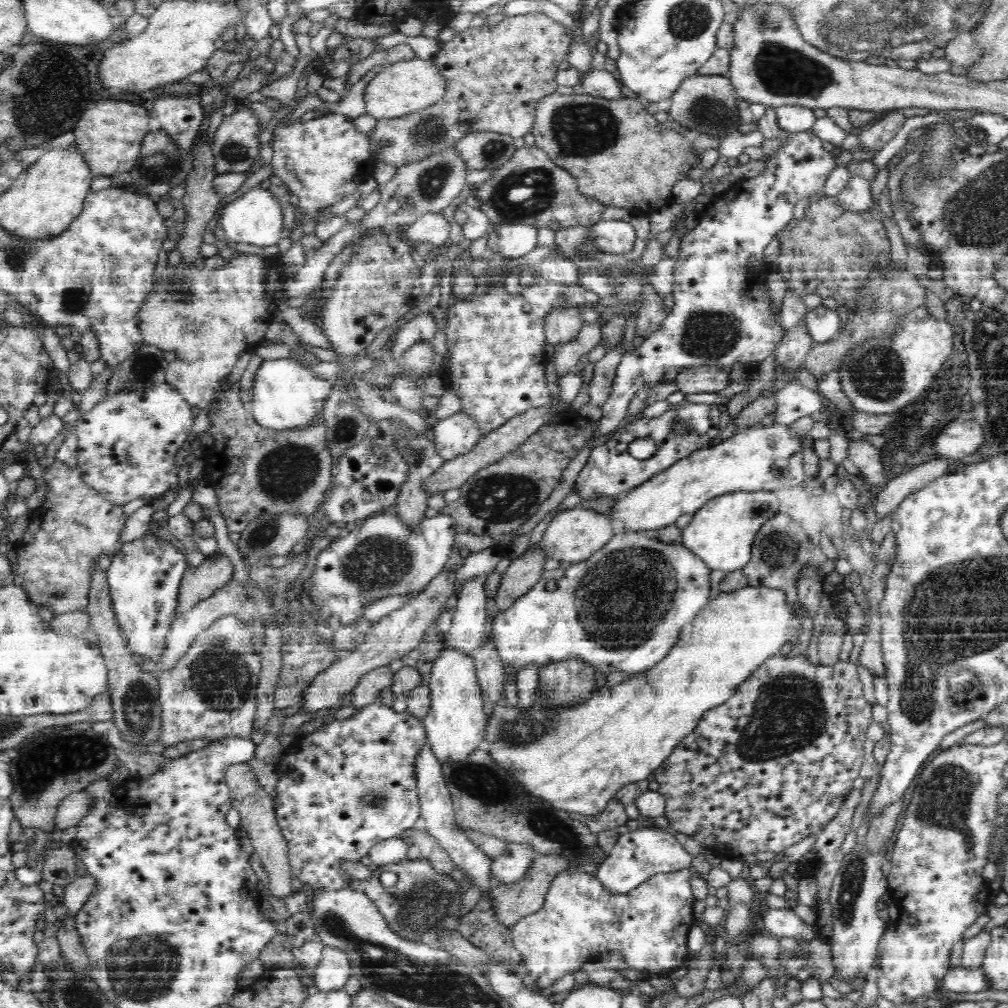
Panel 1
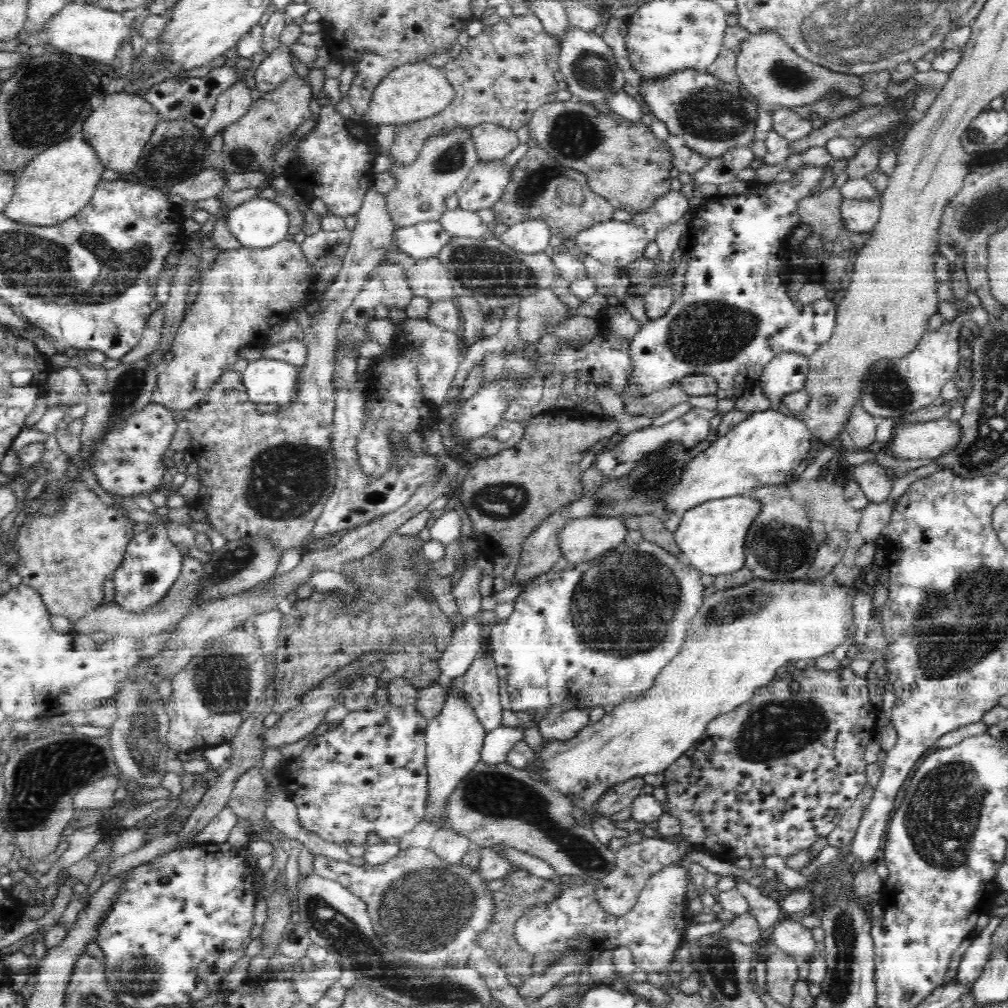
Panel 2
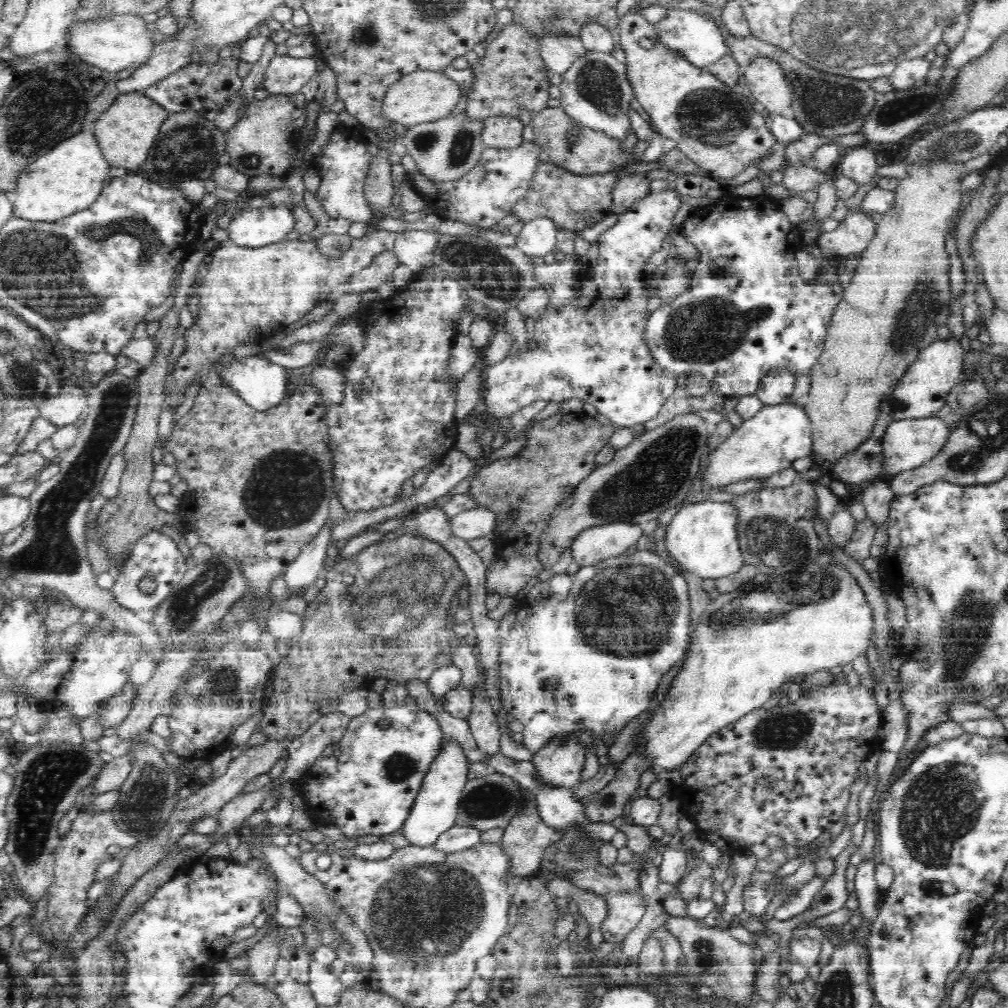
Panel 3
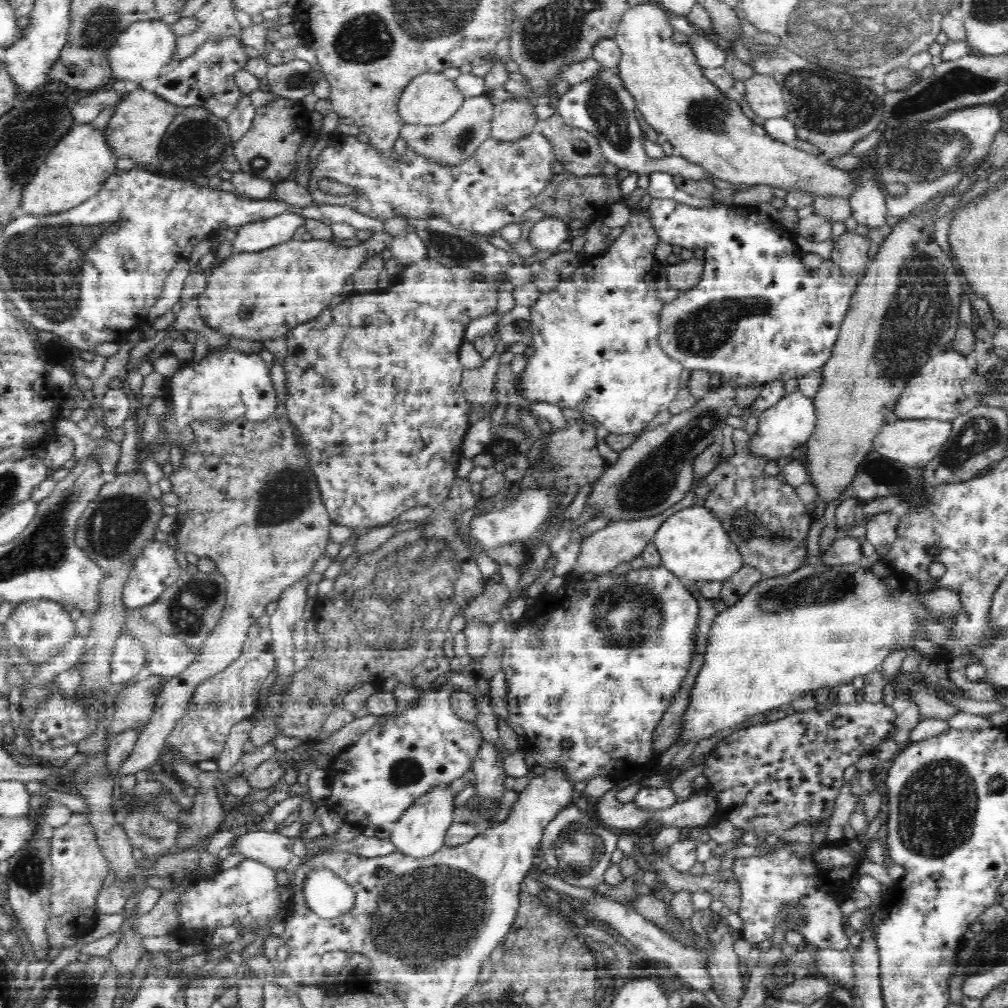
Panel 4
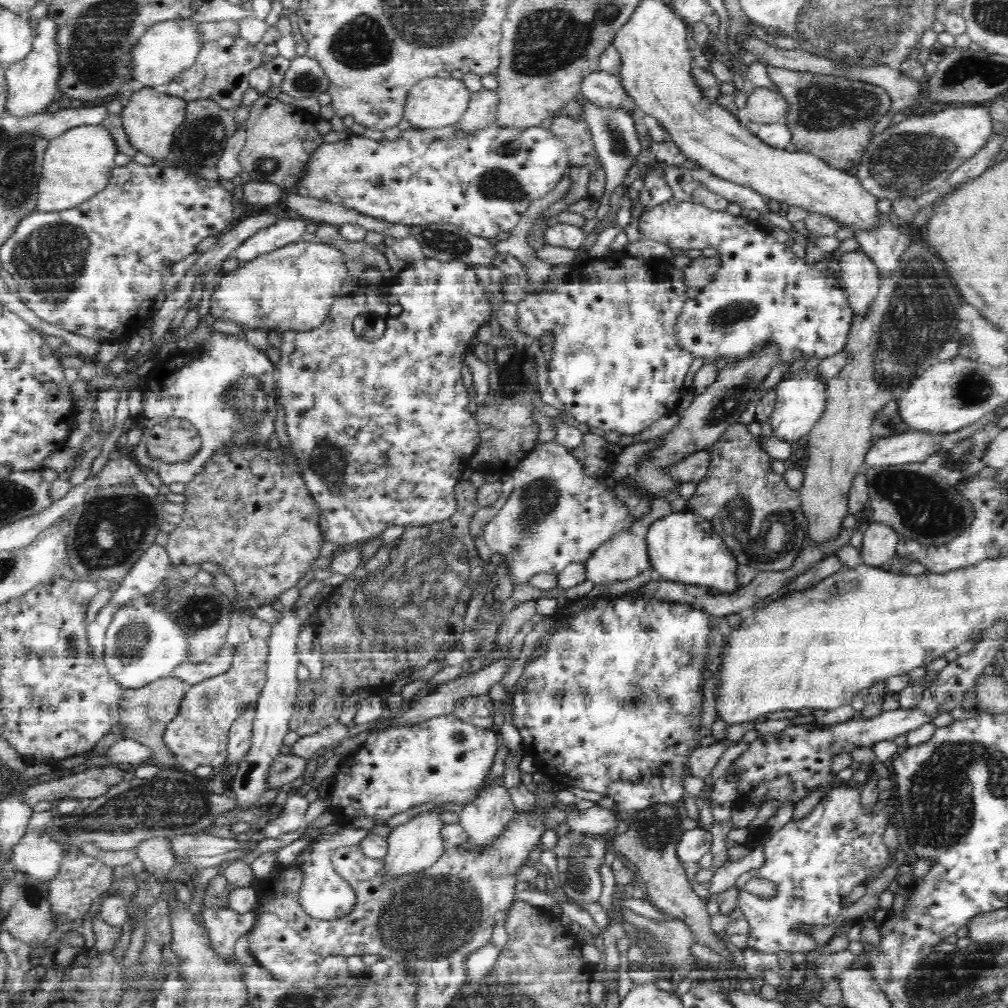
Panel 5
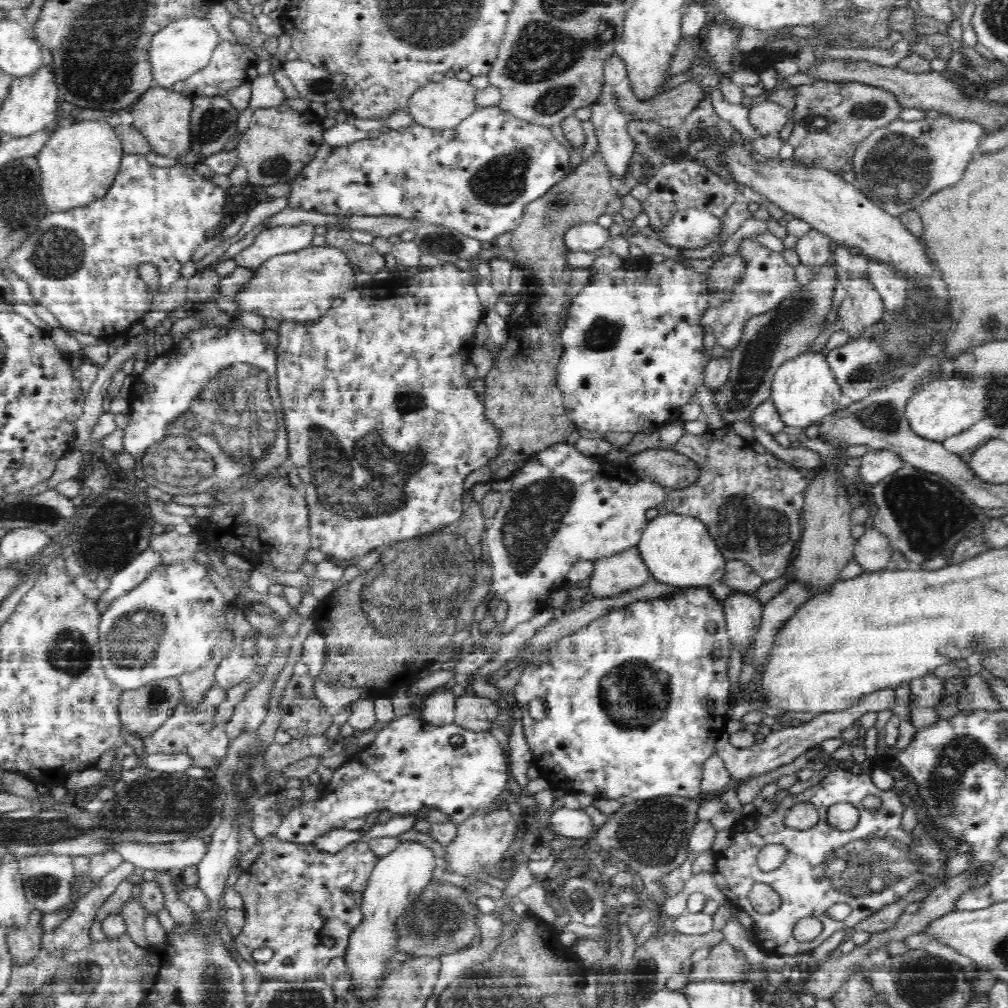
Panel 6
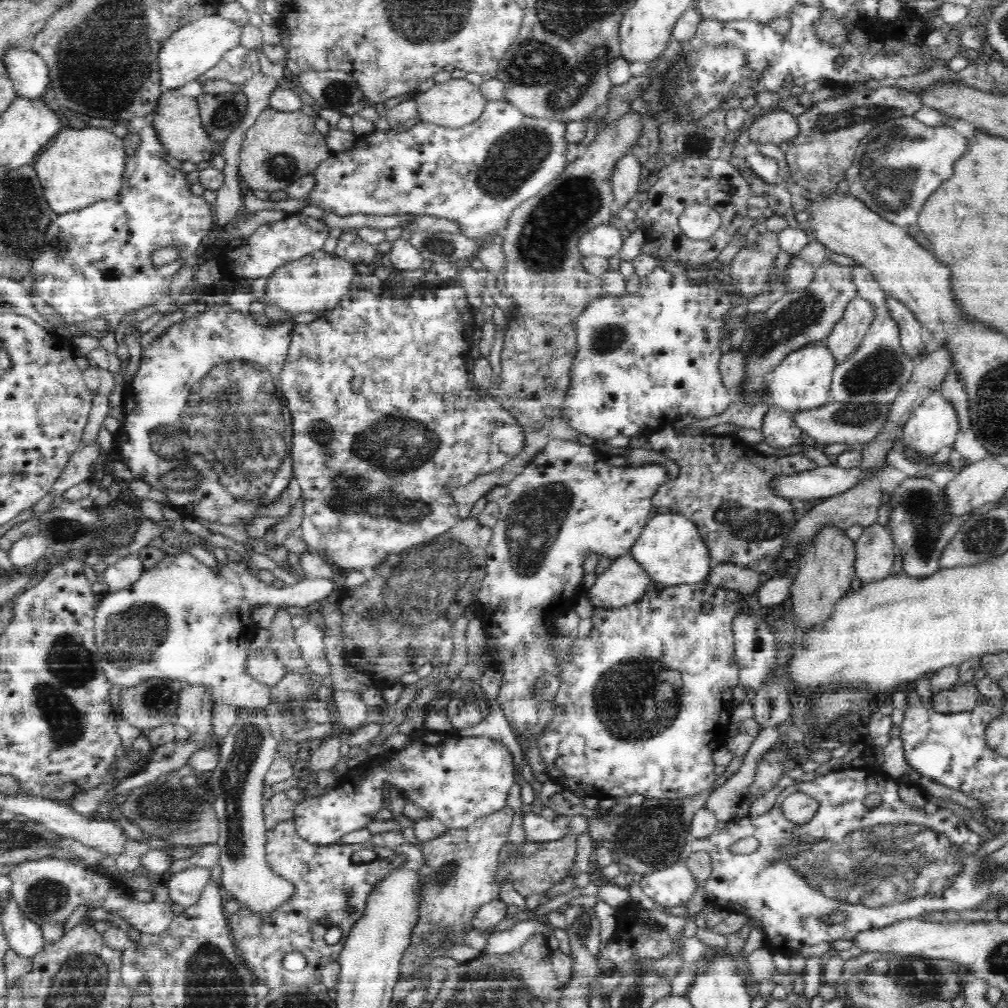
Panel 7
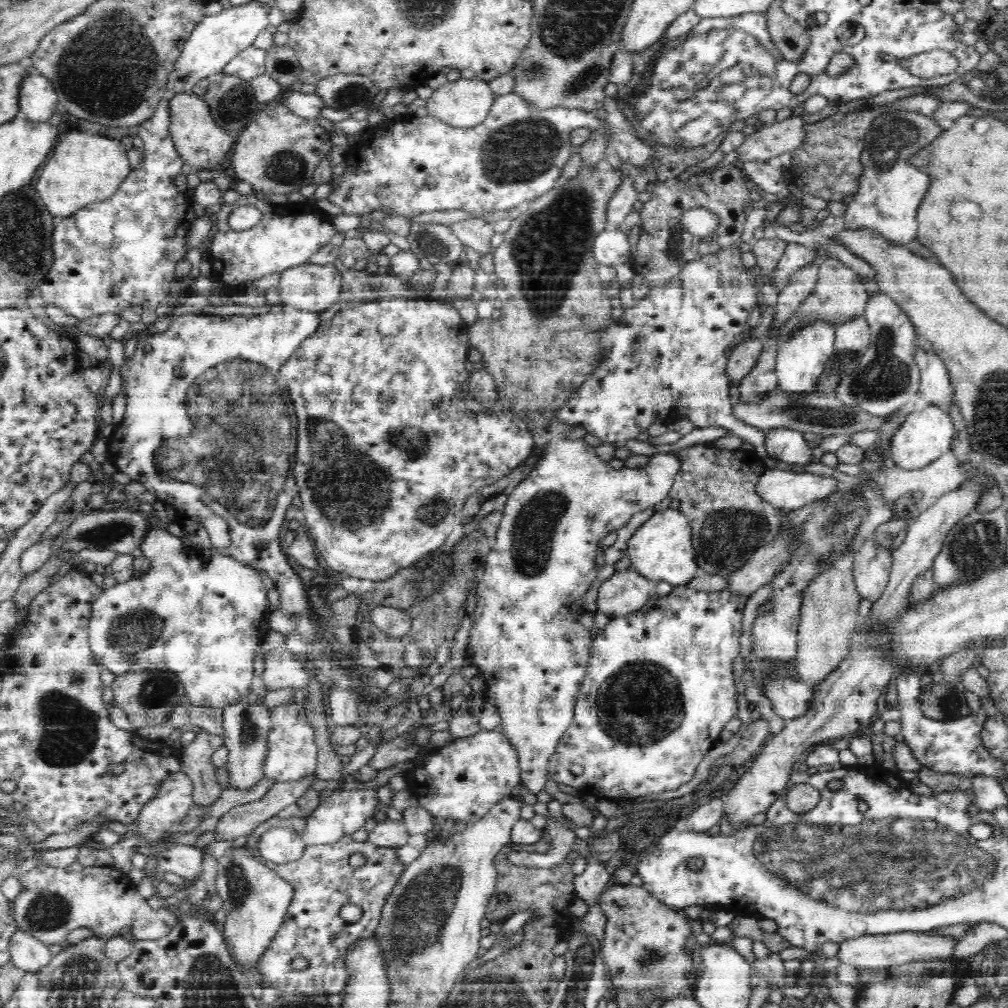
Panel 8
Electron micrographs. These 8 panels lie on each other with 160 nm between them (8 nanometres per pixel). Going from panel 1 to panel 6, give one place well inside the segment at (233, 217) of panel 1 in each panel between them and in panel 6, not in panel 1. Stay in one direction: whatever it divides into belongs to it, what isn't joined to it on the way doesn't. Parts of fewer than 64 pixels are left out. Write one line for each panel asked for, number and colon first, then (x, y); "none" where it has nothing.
2: (259, 223)
3: (254, 227)
4: (257, 235)
5: (285, 230)
6: (275, 240)

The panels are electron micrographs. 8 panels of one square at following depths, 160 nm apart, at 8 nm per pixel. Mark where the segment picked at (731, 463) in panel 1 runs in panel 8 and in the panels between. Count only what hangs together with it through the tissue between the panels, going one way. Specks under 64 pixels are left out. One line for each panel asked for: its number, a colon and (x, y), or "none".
2: (757, 451)
3: (778, 434)
4: (789, 423)
5: (800, 397)
6: (804, 390)
7: (802, 381)
8: (801, 360)

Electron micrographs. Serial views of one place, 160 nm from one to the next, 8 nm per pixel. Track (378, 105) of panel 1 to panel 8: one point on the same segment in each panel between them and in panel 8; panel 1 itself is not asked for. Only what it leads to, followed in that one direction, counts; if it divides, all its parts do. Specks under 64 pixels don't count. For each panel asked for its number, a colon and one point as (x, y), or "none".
2: (413, 91)
3: (424, 96)
4: (430, 99)
5: (433, 103)
6: (442, 105)
7: (453, 104)
8: (462, 103)

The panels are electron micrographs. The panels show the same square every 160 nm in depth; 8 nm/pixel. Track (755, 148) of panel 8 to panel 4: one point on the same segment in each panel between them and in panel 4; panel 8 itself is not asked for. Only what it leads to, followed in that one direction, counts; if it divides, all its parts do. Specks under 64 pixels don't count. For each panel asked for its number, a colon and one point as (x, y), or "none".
4: (765, 96)
5: (764, 105)
6: (767, 117)
7: (779, 126)

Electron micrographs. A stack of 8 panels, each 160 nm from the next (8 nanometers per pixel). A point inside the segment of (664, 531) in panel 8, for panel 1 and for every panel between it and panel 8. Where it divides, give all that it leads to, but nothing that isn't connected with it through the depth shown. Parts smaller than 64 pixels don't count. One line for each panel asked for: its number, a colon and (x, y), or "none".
1: (722, 533)
2: (713, 537)
3: (703, 537)
4: (693, 544)
5: (683, 547)
6: (678, 550)
7: (670, 550)

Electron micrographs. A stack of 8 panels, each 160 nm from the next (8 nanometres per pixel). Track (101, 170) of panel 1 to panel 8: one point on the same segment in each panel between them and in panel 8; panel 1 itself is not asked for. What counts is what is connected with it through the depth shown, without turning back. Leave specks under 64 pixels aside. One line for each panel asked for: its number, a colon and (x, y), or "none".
2: (119, 130)
3: (126, 132)
4: (139, 121)
5: (150, 119)
6: (162, 116)
7: (176, 120)
8: (198, 140)

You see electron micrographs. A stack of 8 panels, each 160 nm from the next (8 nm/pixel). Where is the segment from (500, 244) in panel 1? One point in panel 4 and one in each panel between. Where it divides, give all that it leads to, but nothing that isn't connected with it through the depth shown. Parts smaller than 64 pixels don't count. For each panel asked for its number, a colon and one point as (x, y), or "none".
2: (532, 236)
3: (537, 237)
4: (550, 233)

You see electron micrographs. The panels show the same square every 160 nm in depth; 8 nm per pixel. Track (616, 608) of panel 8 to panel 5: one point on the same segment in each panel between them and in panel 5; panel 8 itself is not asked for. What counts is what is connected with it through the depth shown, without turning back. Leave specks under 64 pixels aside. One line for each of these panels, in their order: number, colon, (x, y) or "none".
5: (625, 555)
6: (613, 575)
7: (624, 582)

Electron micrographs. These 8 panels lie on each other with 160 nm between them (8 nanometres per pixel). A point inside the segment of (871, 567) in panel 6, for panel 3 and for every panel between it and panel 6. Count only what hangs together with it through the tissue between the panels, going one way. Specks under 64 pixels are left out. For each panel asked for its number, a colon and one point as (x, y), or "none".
3: (878, 497)
4: (881, 531)
5: (881, 542)

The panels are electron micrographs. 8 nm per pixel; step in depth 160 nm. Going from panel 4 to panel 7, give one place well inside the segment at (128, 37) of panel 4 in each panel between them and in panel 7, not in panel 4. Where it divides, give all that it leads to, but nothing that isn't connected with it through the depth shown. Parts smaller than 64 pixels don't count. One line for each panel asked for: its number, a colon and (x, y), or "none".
5: (167, 49)
6: (184, 47)
7: (192, 50)

